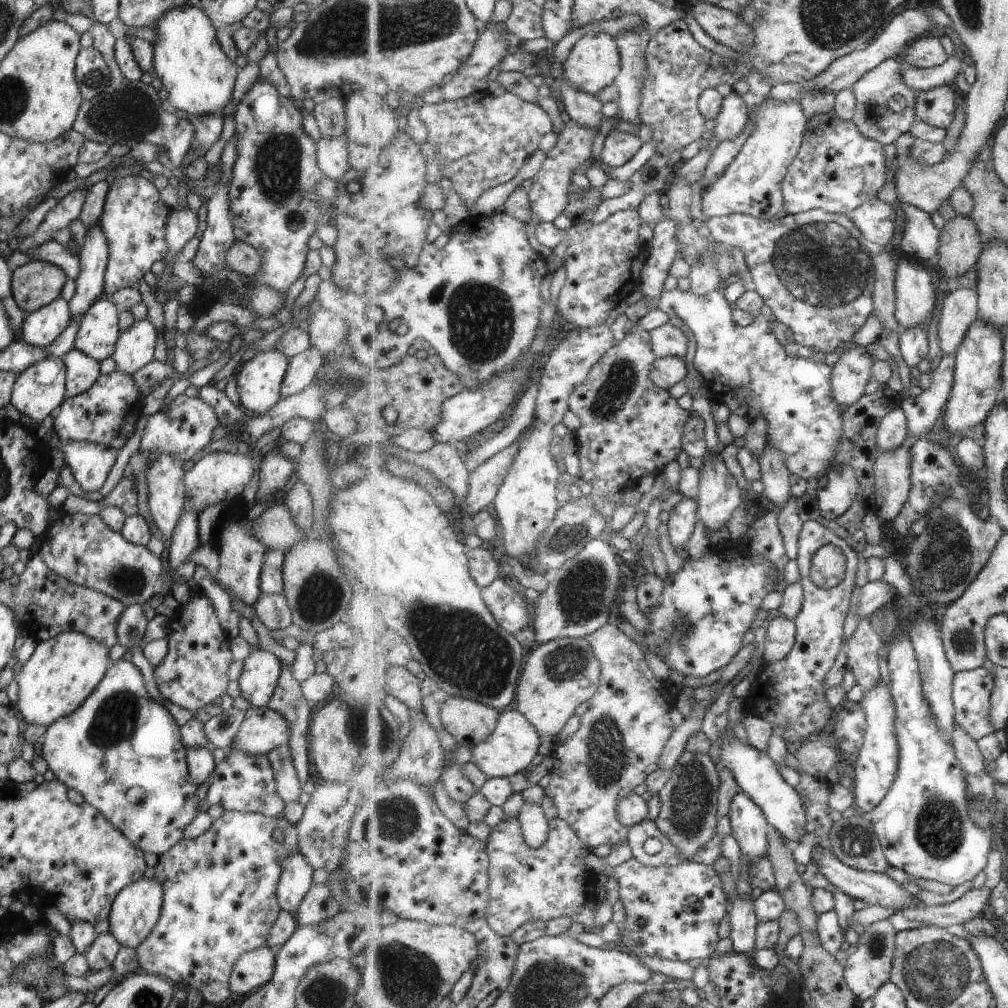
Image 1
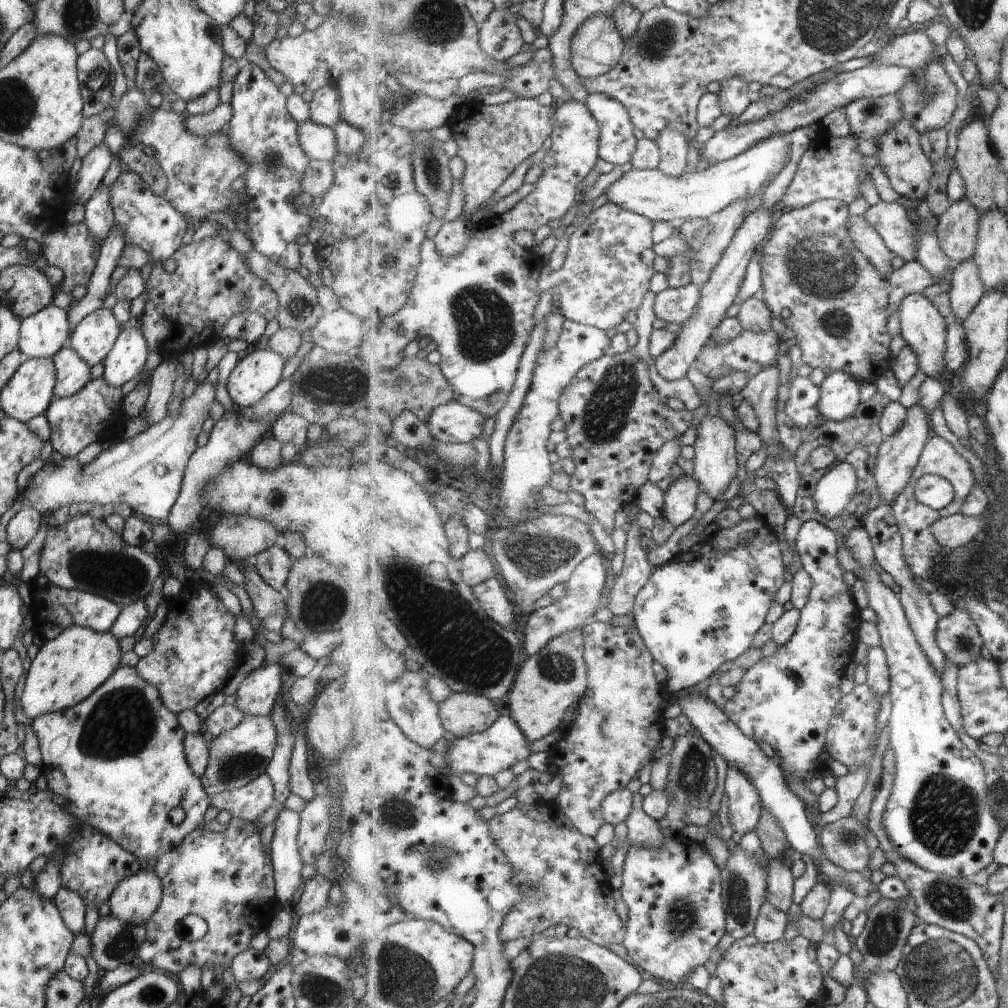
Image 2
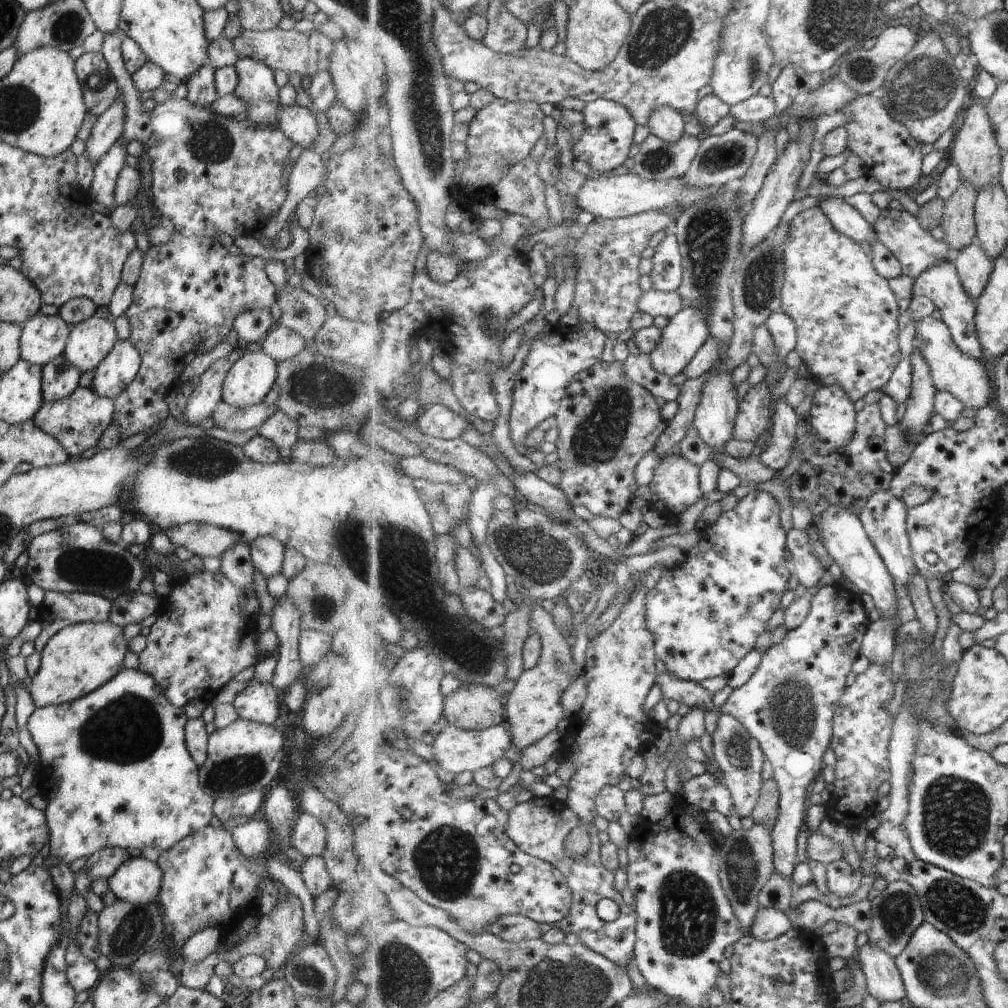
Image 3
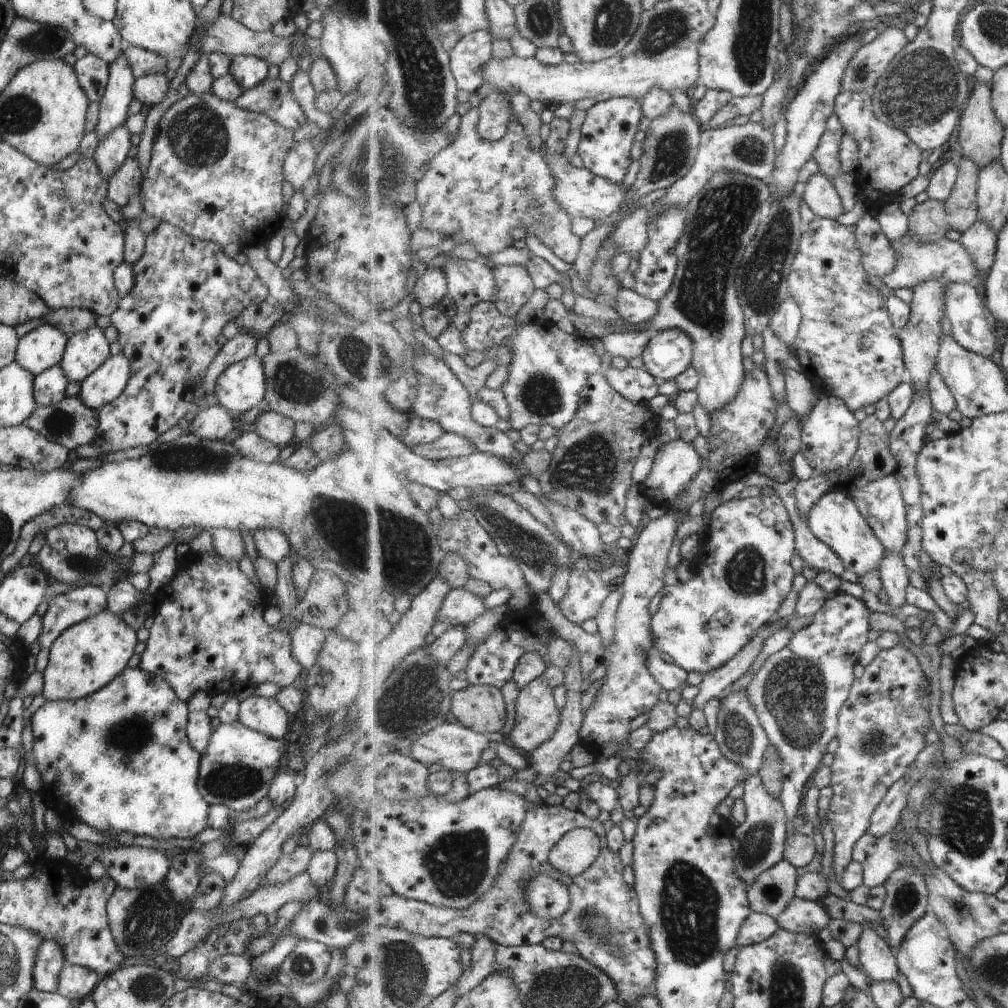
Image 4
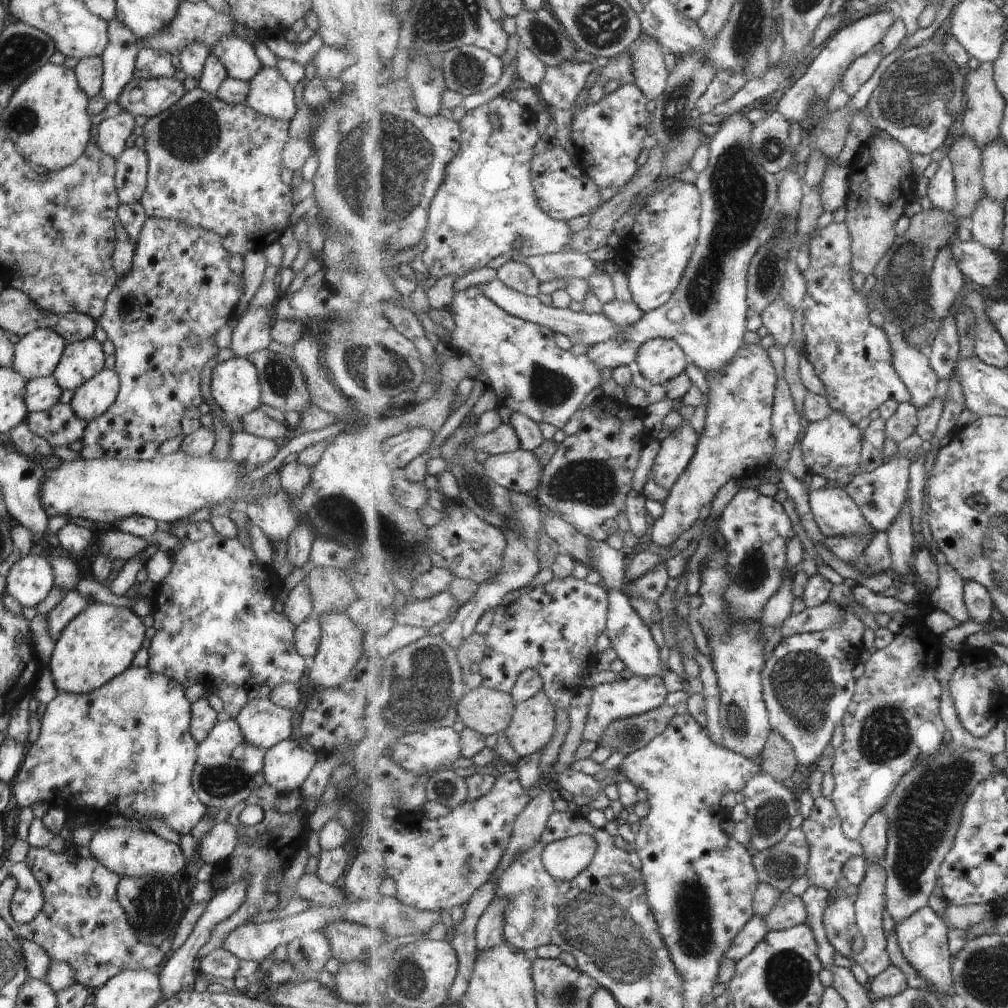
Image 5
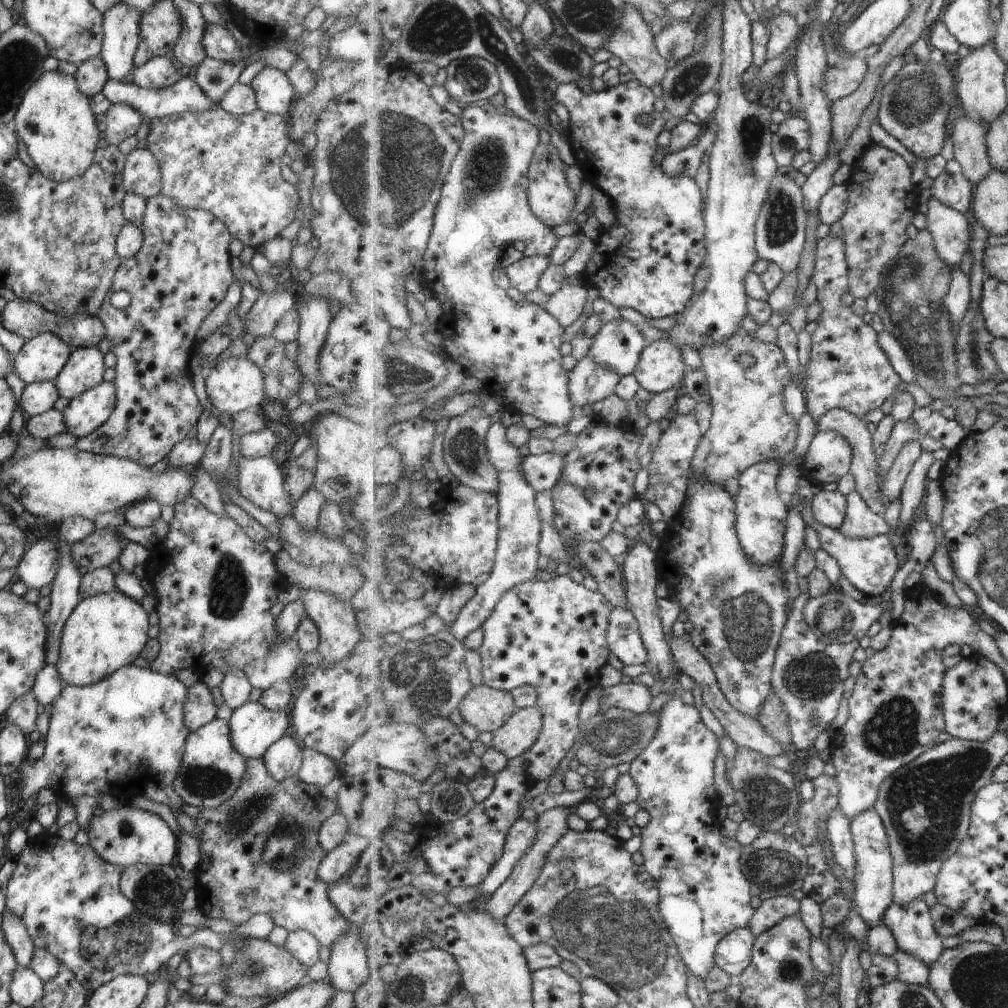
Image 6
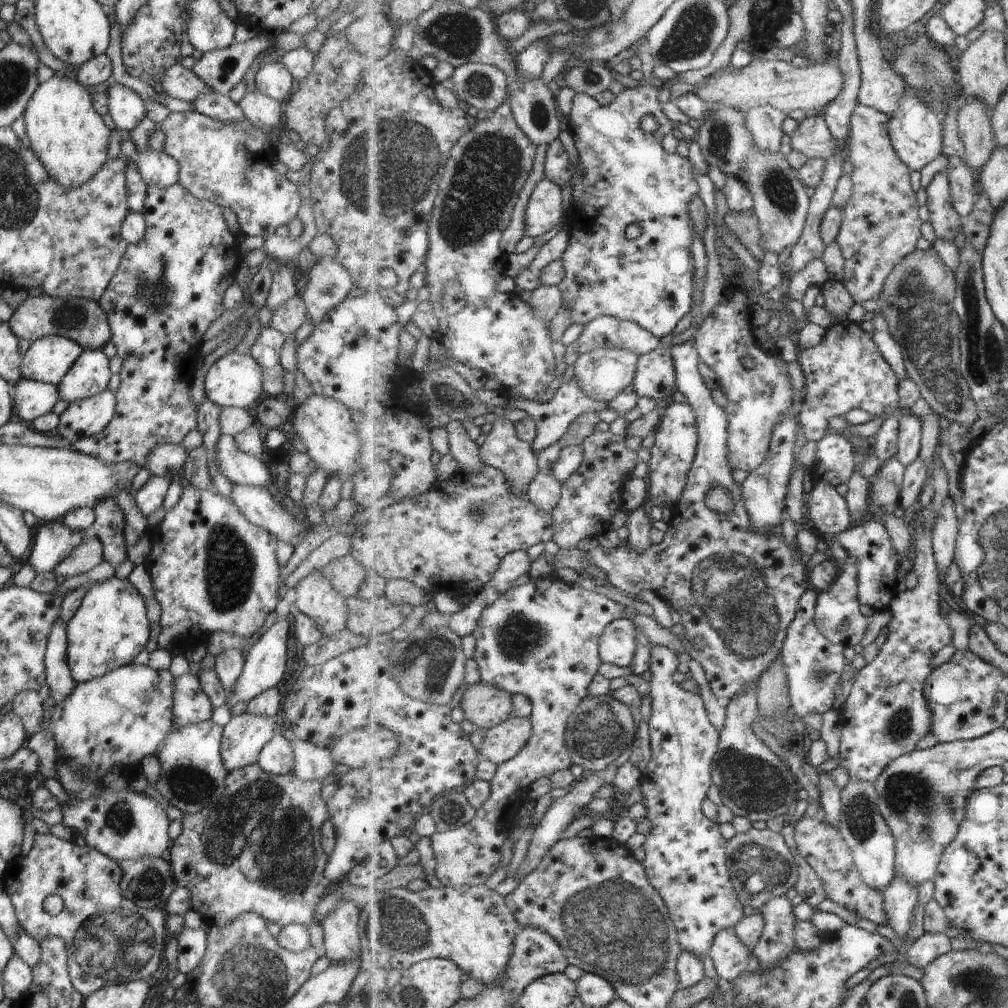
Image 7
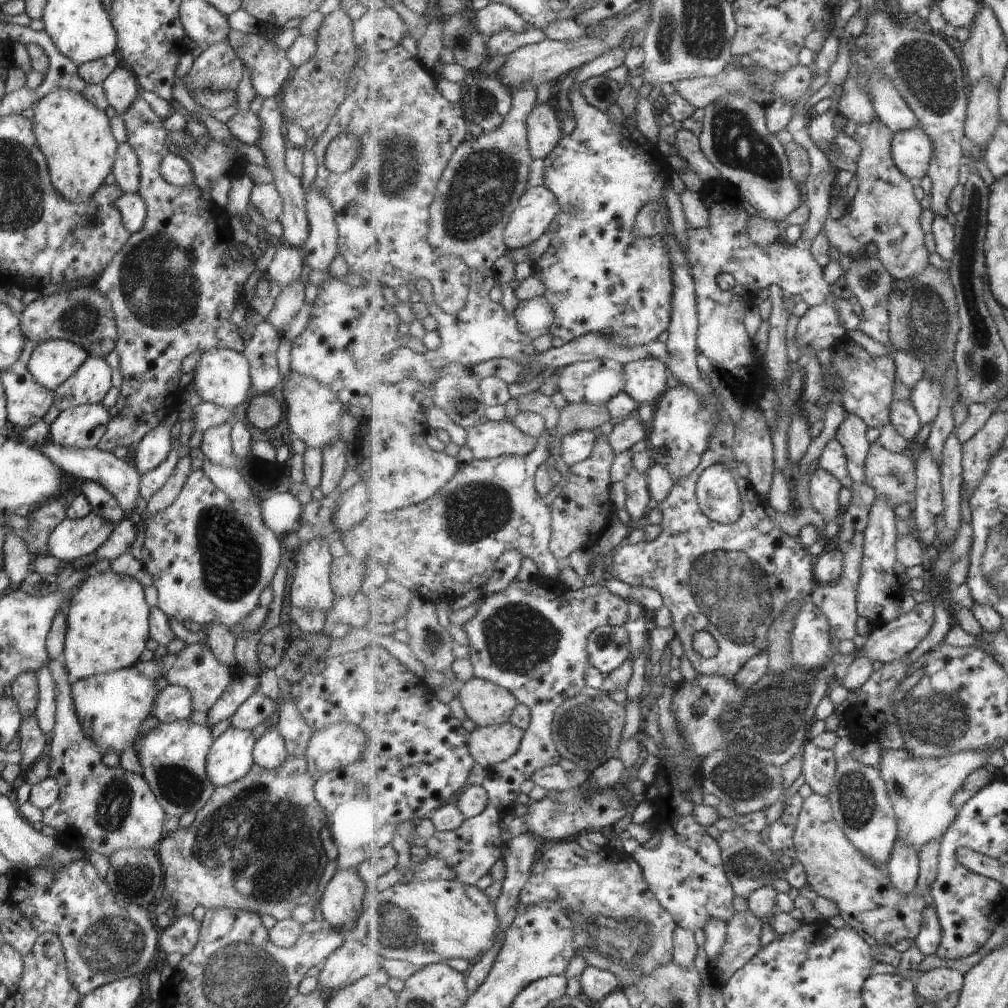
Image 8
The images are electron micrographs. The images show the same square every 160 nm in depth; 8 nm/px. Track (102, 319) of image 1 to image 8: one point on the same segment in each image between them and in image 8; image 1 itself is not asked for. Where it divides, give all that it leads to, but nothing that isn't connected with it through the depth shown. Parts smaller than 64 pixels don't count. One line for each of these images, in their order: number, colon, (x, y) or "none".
2: (91, 338)
3: (87, 343)
4: (84, 351)
5: (80, 360)
6: (83, 369)
7: (88, 375)
8: (89, 383)

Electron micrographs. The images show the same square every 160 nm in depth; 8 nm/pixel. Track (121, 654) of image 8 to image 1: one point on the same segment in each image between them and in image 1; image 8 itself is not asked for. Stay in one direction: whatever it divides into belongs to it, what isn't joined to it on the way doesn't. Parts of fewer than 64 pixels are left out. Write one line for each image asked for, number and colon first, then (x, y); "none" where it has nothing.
1: (62, 670)
2: (66, 668)
3: (77, 659)
4: (84, 657)
5: (98, 643)
6: (105, 631)
7: (109, 628)

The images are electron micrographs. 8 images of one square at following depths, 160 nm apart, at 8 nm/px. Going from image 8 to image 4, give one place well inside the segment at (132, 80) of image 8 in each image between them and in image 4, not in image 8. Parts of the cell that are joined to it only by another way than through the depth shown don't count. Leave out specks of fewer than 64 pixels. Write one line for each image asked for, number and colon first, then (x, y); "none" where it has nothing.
4: (110, 151)
5: (109, 135)
6: (122, 120)
7: (125, 107)

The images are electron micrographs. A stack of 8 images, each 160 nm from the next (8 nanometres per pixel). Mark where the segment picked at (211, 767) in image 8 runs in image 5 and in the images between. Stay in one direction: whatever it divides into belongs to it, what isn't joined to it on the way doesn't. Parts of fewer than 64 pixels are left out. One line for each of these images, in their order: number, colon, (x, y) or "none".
5: (262, 724)
6: (252, 728)
7: (242, 737)

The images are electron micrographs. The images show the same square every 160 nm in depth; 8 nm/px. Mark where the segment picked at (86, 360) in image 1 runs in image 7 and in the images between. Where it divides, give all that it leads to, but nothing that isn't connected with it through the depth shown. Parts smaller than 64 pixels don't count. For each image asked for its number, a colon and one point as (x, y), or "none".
2: (71, 373)
3: (59, 378)
4: (48, 387)
5: (40, 393)
6: (37, 397)
7: (31, 399)

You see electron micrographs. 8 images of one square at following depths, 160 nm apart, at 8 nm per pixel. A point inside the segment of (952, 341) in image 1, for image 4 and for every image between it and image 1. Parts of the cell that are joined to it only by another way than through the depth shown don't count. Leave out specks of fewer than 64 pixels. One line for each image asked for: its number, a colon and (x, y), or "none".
2: (967, 288)
3: (974, 265)
4: (980, 240)

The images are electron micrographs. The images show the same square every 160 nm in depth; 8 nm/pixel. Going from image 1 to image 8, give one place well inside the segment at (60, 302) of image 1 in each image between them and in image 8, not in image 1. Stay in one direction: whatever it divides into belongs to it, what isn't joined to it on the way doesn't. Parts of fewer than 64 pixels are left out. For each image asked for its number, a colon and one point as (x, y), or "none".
2: (41, 334)
3: (42, 338)
4: (40, 348)
5: (36, 354)
6: (40, 358)
7: (47, 359)
8: (51, 362)

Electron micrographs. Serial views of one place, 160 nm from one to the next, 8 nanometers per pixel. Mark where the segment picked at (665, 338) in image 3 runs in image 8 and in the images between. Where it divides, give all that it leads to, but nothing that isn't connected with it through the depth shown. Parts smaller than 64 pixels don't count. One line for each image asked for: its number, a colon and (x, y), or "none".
4: (669, 353)
5: (659, 360)
6: (661, 368)
7: (655, 377)
8: (644, 380)

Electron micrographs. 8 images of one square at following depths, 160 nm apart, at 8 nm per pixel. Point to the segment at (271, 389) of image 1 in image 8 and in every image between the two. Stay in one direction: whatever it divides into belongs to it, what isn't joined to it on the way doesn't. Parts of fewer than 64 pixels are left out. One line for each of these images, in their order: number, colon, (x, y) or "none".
2: (257, 371)
3: (250, 377)
4: (241, 385)
5: (234, 387)
6: (234, 384)
7: (234, 380)
8: (221, 376)

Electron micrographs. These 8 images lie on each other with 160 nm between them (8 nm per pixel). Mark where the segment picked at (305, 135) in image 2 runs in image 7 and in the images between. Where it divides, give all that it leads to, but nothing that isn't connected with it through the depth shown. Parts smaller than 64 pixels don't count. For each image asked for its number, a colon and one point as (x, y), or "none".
3: (297, 122)
4: (273, 97)
5: (269, 93)
6: (273, 92)
7: (272, 79)

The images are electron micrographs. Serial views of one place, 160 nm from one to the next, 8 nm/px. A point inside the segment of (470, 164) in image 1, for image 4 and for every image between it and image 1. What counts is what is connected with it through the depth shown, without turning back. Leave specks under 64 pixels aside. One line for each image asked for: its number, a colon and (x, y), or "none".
2: (493, 140)
3: (512, 129)
4: (495, 109)

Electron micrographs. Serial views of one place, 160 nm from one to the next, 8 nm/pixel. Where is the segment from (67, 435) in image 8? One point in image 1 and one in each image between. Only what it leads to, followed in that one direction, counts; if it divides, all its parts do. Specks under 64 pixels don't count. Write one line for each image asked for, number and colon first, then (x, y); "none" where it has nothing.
1: (134, 347)
2: (125, 360)
3: (111, 376)
4: (105, 383)
5: (92, 398)
6: (85, 412)
7: (85, 417)

